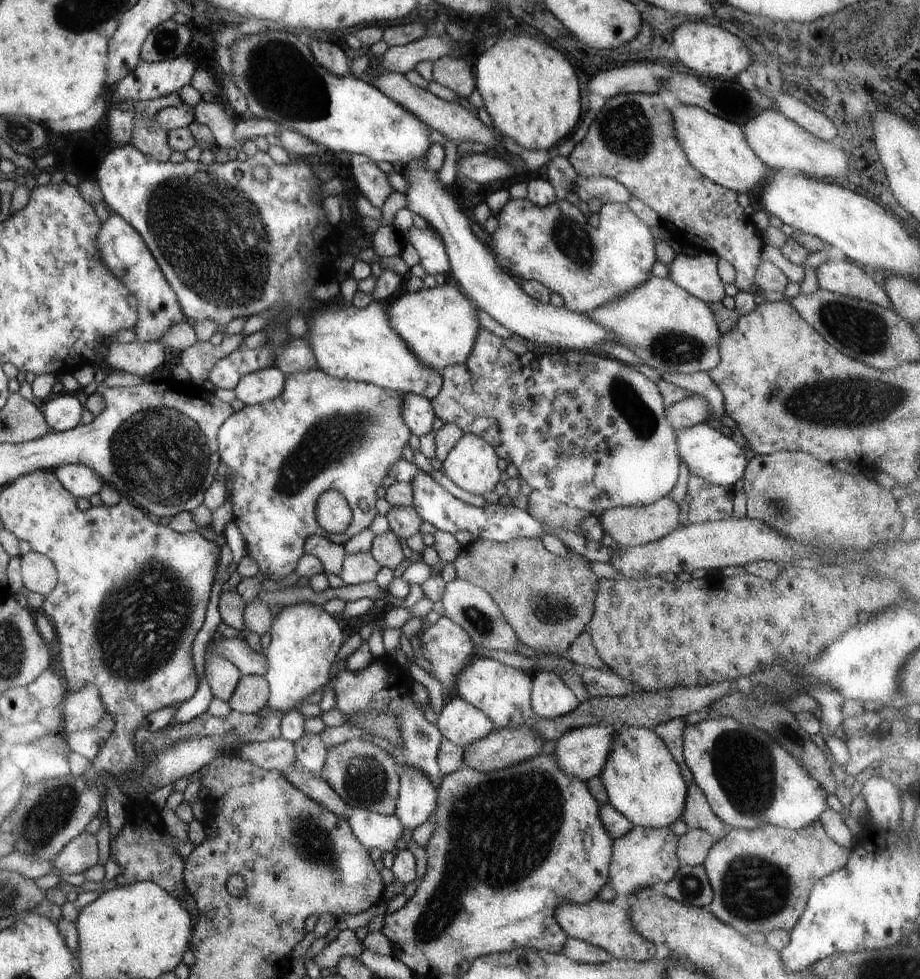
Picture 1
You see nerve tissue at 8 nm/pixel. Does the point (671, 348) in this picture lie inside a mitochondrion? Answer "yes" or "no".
yes

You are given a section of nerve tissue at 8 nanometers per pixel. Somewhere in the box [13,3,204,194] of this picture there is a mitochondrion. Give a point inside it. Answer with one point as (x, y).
(166, 41)

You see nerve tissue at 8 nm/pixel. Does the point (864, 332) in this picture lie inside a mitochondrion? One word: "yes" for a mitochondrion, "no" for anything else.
yes

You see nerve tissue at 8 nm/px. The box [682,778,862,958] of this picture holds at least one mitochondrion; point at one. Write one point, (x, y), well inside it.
(753, 890)

